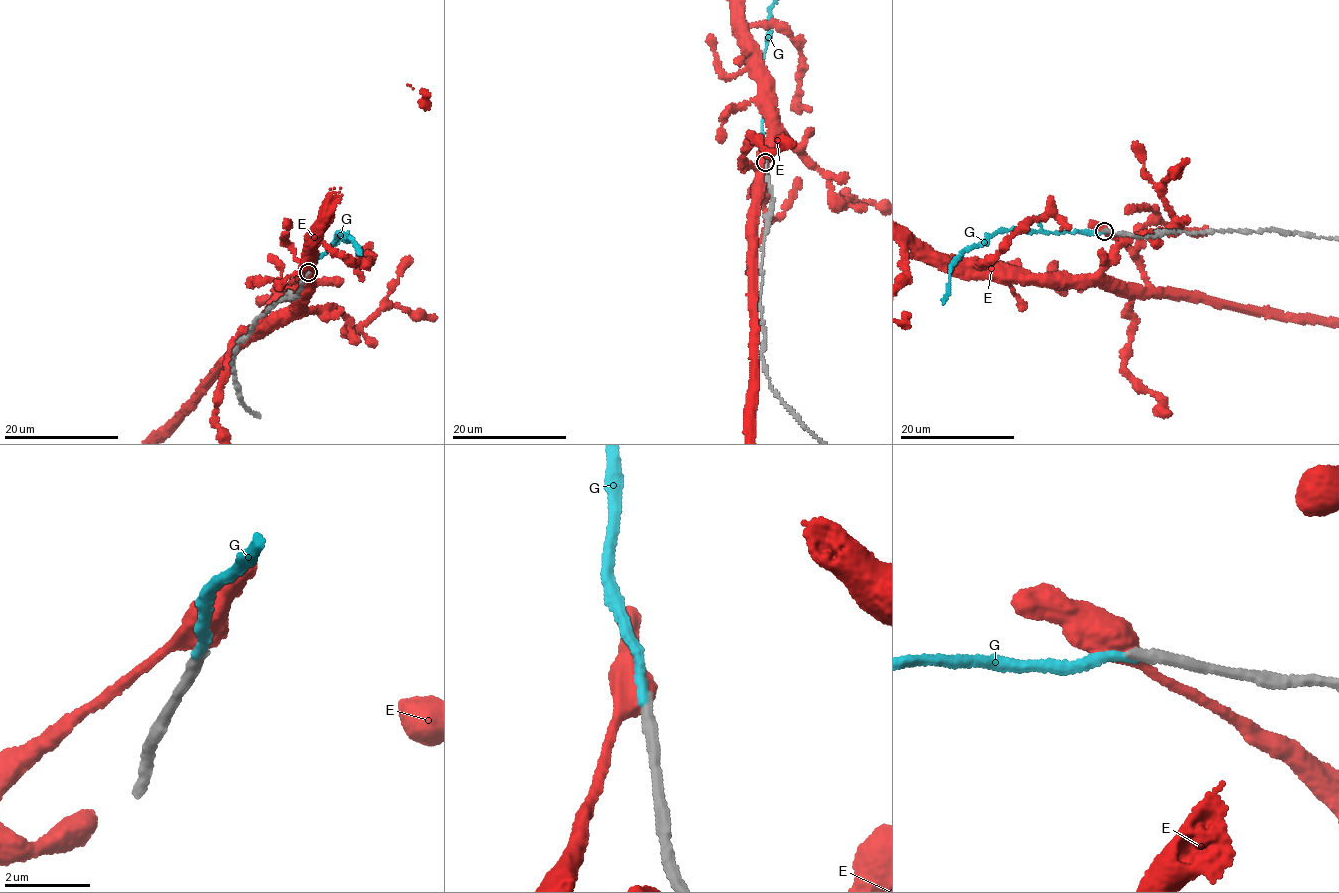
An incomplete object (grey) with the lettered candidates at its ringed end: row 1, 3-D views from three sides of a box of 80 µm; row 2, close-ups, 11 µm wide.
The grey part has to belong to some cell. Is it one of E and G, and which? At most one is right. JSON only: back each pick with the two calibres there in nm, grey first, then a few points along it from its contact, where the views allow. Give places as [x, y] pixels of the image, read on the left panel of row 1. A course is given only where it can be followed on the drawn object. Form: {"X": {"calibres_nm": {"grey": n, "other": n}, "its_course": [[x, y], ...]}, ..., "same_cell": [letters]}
{"G": {"calibres_nm": {"grey": 300, "other": 200}}, "same_cell": ["G"]}

